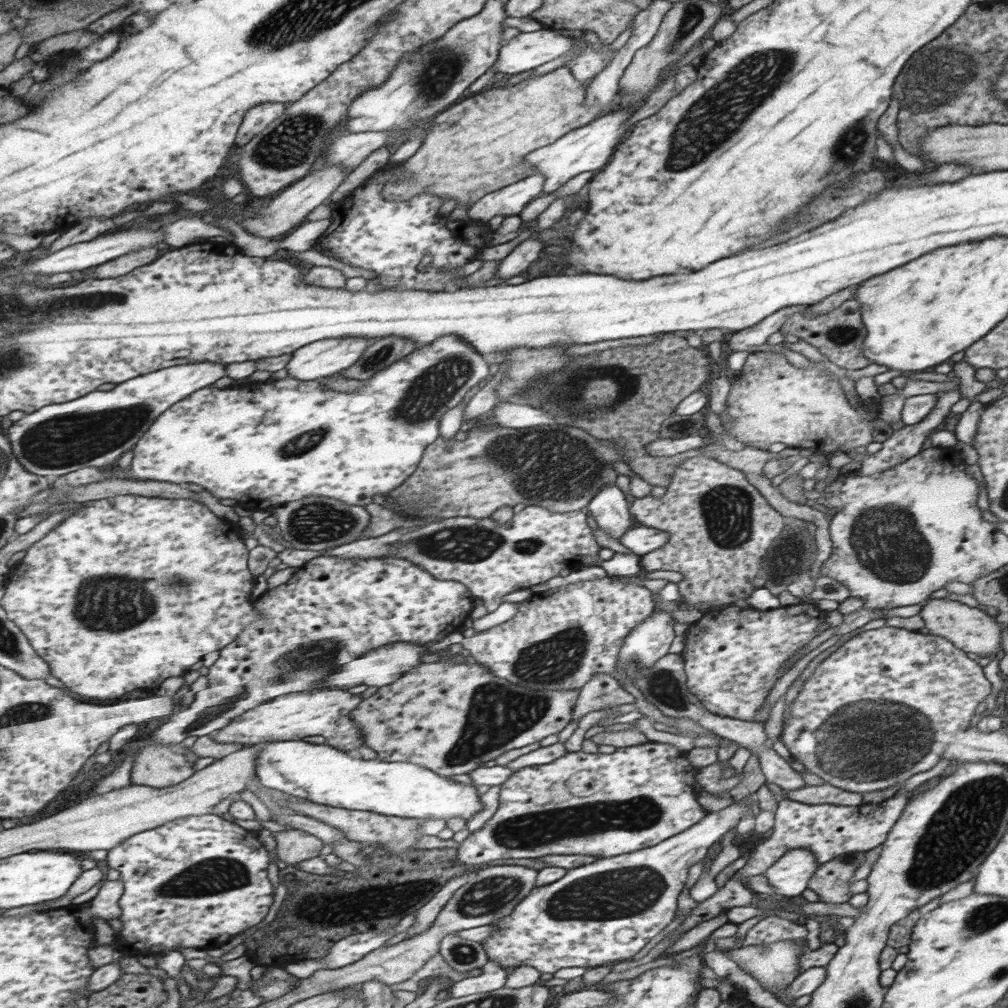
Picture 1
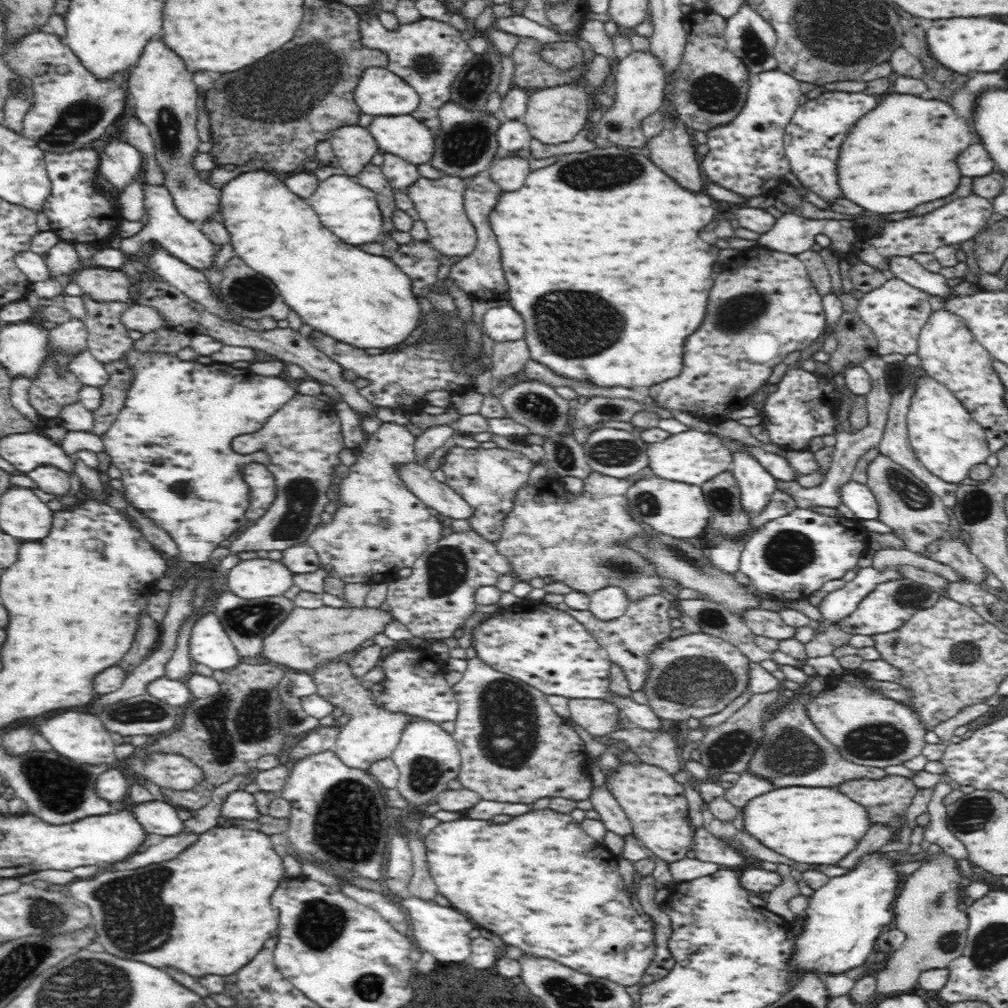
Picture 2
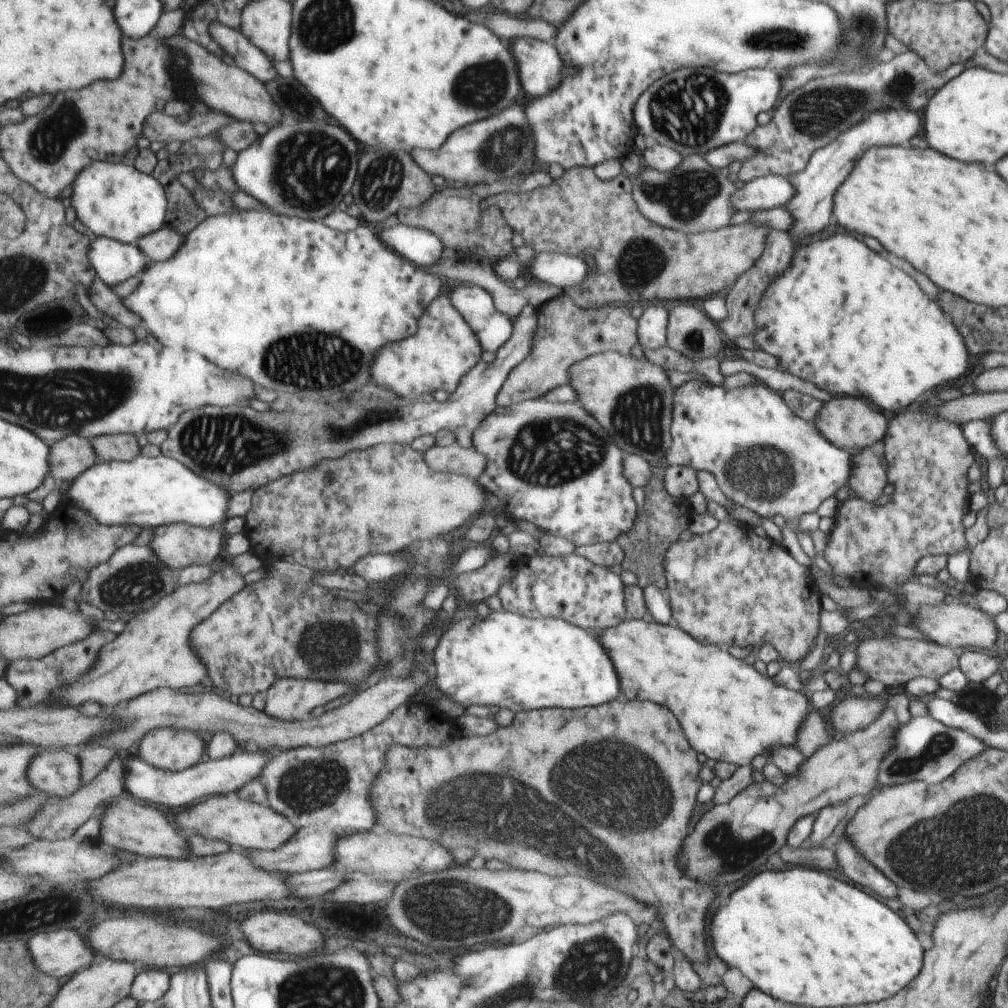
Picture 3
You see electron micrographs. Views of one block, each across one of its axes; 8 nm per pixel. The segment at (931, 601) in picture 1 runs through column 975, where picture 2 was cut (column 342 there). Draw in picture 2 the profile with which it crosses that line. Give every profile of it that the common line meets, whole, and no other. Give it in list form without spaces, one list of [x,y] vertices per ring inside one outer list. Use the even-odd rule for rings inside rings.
[[[324,606],[315,609],[296,607],[290,615],[264,638],[262,658],[282,668],[309,672],[316,668],[320,659],[333,659],[354,651],[360,644],[371,640],[376,634],[384,633],[384,629],[394,620],[391,611],[370,607]]]

